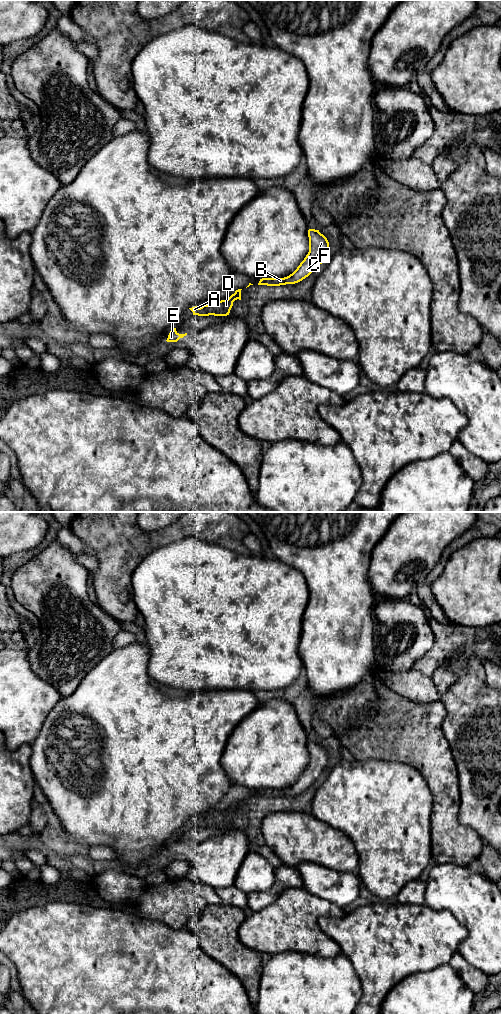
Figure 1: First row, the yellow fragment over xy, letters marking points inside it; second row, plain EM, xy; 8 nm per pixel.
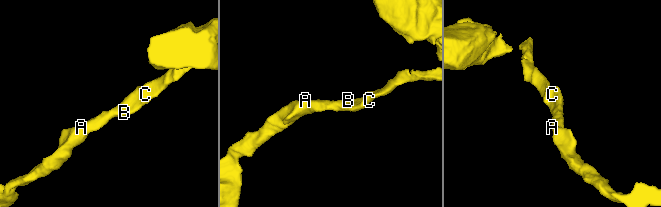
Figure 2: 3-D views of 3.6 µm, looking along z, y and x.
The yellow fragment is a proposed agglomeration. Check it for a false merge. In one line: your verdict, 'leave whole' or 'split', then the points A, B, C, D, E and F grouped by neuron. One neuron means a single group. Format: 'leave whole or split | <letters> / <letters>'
leave whole | A B C D E F

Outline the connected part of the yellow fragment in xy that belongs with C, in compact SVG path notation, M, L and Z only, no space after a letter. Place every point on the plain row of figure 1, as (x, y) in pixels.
M309 741L309 764L297 781L284 790L262 790L258 797L280 798L295 796L308 789L320 776L324 775L324 769L329 762L327 750L319 742Z

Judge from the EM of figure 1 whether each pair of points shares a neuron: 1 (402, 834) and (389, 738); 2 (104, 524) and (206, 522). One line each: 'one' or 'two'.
1: two
2: one

